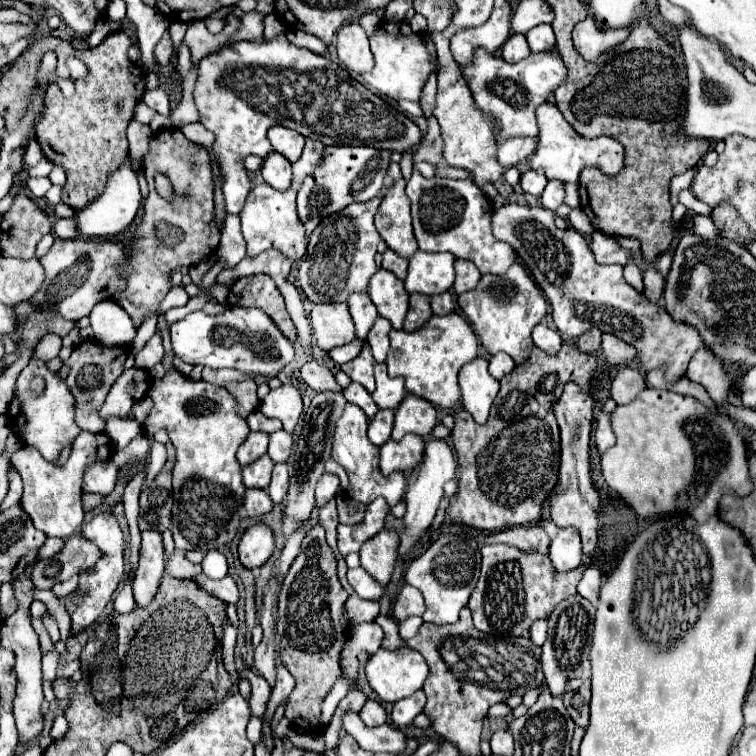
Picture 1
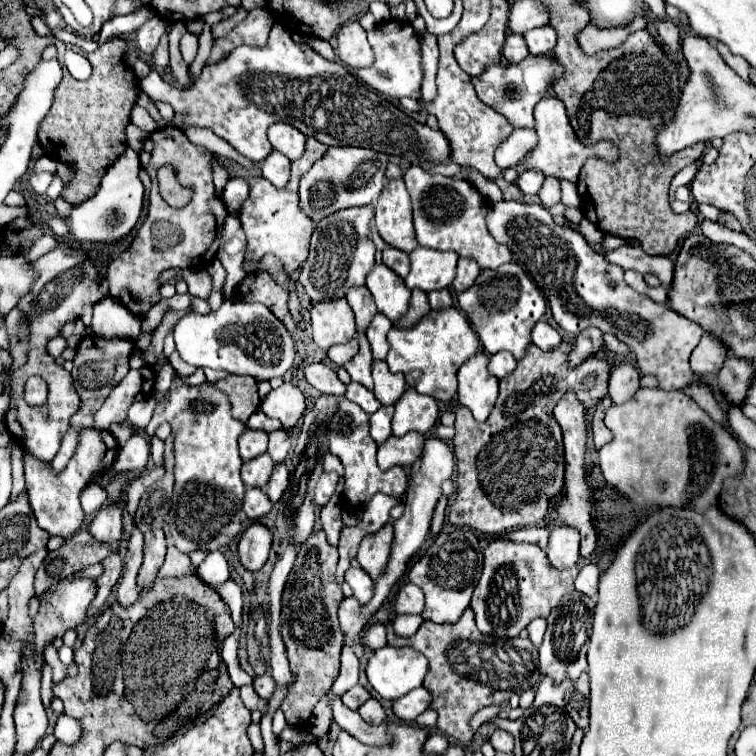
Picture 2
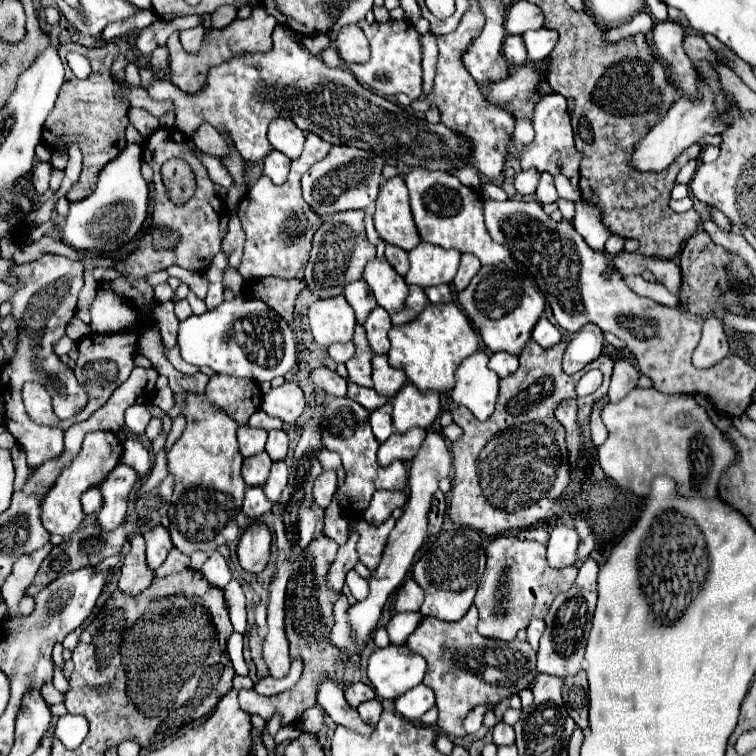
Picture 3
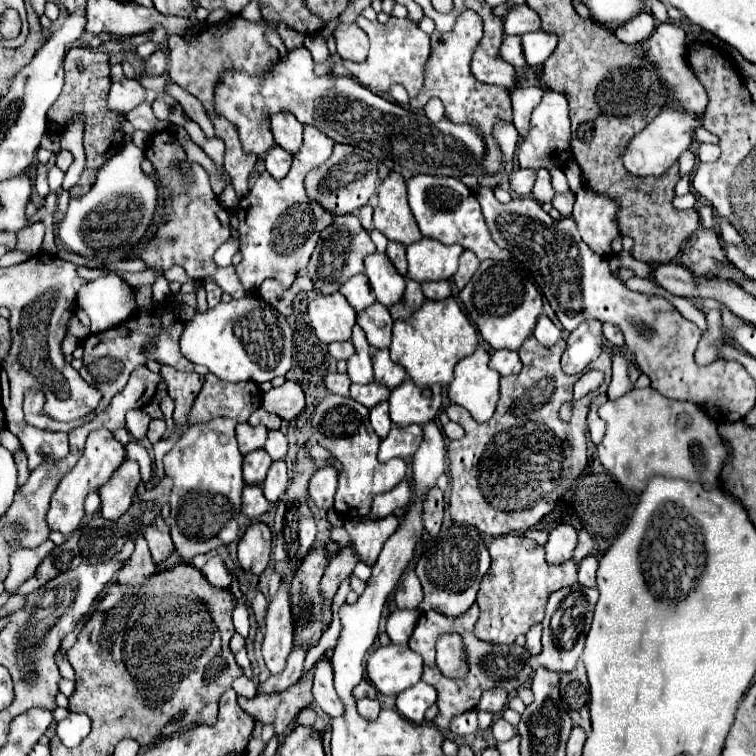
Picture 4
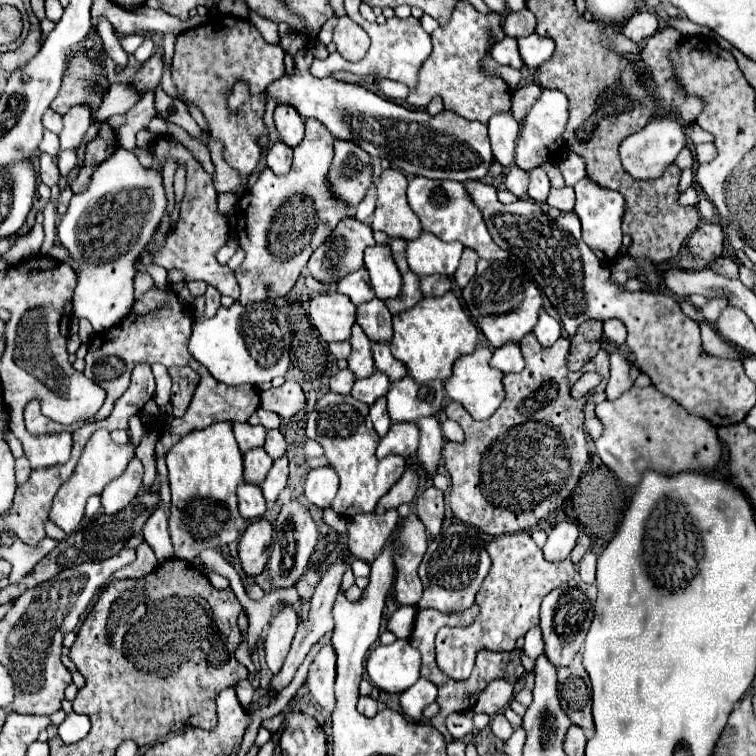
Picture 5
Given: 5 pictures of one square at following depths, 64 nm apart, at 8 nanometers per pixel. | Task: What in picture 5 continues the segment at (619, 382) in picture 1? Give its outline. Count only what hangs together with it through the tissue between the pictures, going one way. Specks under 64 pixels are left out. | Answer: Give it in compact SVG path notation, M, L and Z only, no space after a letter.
M612 352L610 354L610 380L606 386L608 400L616 400L622 392L626 392L634 384L638 374L640 370L634 364L630 364L622 354Z

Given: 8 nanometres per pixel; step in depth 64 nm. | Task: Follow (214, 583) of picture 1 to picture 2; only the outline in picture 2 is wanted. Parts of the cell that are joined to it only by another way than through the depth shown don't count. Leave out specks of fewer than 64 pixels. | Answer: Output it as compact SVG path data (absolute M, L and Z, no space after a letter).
M228 580L220 586L214 586L214 590L228 604L234 626L240 628L242 626L242 590L240 590L240 586L234 580Z

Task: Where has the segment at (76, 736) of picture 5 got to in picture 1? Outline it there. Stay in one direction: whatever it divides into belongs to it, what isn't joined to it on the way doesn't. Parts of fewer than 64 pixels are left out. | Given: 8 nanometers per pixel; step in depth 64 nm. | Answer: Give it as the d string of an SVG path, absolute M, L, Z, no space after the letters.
M60 714L52 724L50 735L54 740L58 740L58 738L64 738L66 734L68 734L68 720Z

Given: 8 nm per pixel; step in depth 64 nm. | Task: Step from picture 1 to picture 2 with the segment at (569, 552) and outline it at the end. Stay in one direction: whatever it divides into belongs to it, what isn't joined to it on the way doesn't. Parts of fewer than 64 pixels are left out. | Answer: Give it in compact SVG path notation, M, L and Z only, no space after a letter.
M558 526L550 534L548 542L548 560L554 568L564 570L578 564L578 548L580 548L580 534L576 528L570 526Z

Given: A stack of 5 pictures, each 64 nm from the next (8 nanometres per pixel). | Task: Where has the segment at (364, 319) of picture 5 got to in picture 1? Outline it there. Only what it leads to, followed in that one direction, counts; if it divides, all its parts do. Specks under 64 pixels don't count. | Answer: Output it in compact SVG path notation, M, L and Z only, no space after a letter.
M382 316L376 318L374 326L368 332L368 344L372 346L372 354L376 358L376 362L384 362L388 348L390 348L390 340L388 340L388 332L392 330L392 324L388 324L388 320L384 320Z

